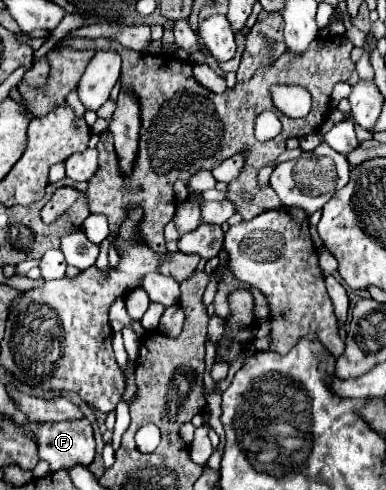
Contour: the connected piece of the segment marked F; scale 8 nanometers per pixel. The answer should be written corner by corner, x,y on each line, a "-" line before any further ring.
86,418
72,422
28,424
38,438
40,458
56,470
70,470
70,466
90,466
96,454
92,426

